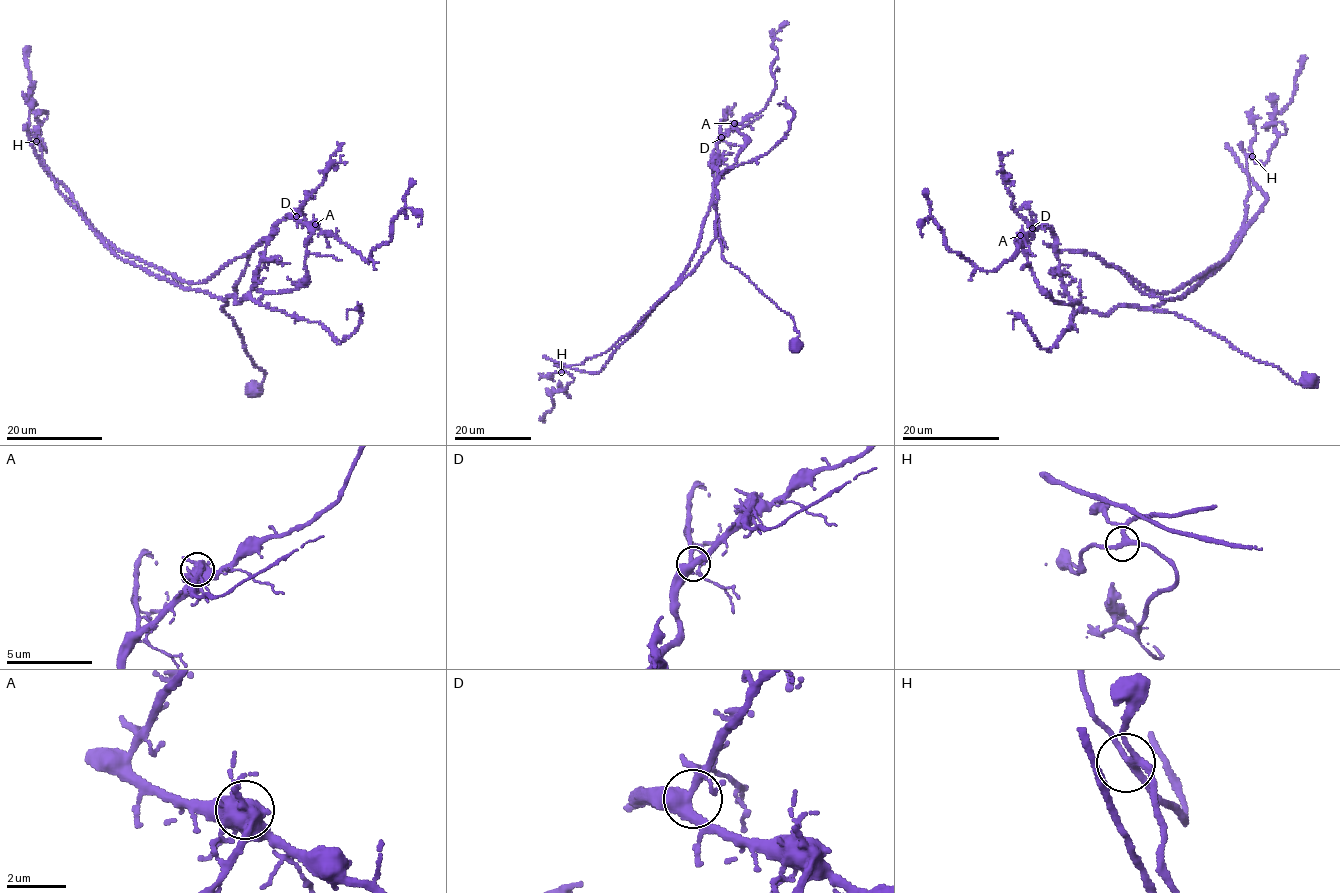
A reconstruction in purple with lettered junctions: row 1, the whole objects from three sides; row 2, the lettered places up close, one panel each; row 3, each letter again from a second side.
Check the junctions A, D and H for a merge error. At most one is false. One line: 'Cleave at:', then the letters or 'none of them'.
Cleave at: A

